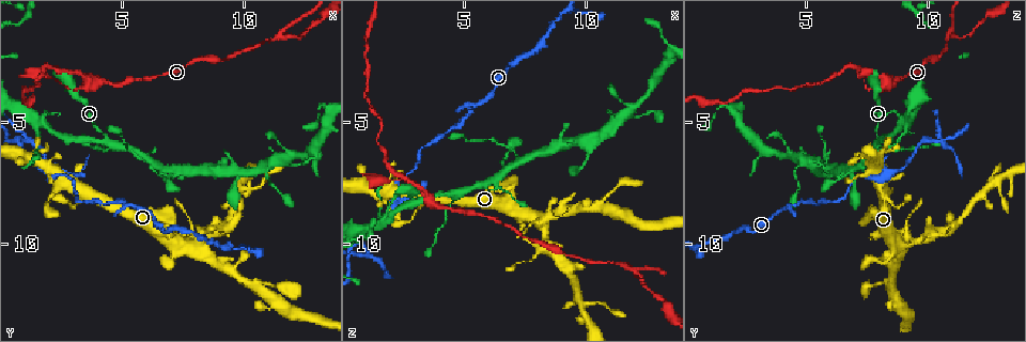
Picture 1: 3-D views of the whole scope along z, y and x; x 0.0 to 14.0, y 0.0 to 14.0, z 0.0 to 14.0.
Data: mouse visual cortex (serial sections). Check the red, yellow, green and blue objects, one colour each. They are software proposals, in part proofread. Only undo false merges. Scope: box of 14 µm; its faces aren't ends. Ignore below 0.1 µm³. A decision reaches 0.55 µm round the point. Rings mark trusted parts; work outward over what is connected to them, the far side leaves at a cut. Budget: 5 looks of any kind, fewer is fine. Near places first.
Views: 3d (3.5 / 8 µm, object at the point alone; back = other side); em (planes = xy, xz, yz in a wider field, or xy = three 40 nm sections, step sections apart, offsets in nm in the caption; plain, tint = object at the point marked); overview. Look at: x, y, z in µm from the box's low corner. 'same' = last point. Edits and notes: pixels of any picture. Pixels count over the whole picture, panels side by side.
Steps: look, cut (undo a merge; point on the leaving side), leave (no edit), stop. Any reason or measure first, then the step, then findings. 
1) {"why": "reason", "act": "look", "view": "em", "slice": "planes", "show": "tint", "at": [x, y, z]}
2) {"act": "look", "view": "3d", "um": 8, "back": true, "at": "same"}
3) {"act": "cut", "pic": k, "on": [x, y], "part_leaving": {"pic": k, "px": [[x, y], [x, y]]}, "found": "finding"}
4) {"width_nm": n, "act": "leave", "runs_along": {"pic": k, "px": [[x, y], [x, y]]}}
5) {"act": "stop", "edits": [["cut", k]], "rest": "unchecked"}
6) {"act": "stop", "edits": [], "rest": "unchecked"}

{"why": "narrows sharply", "act": "look", "view": "3d", "um": 8, "at": [5.2, 8.3, 4.5]}

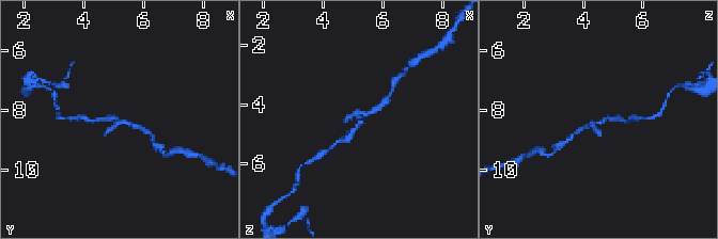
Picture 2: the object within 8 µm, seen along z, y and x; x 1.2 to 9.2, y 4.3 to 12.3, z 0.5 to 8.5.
{"why": "need the tissue", "act": "look", "view": "em", "slice": "xy", "step": 5, "show": "tint", "at": [5.3, 8.4, 4.6]}

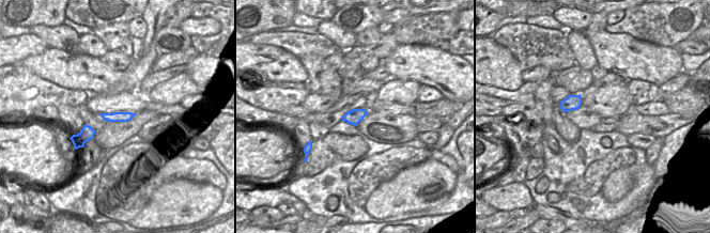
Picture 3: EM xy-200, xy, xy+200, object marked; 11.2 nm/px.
{"act": "leave", "runs_along": {"pic": 2, "px": [[385, 101], [365, 114], [340, 142]]}, "found": "continuous, no second cell"}

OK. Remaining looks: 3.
{"why": "three-way junction", "act": "look", "view": "3d", "um": 3.5, "at": [4.3, 5.6, 7.9]}

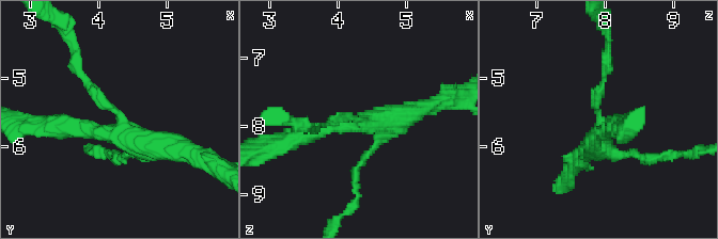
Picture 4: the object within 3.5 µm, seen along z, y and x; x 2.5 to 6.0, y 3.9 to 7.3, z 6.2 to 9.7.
{"act": "look", "view": "em", "slice": "xy", "step": 1, "show": "tint", "at": [4.35, 5.70, 7.95]}

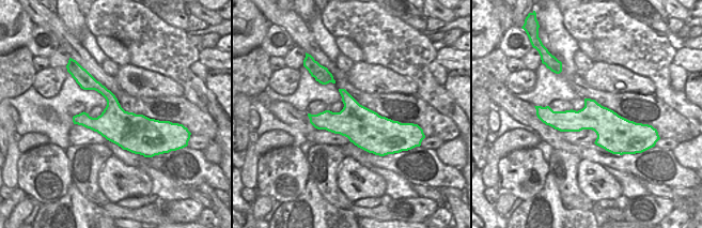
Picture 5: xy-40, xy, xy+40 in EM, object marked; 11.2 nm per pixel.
{"act": "leave", "runs_along": {"pic": 4, "px": [[79, 73], [139, 141], [185, 152]]}, "found": "continuous, no second cell"}

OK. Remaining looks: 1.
{"act": "stop", "edits": [], "rest": "unchecked"}

